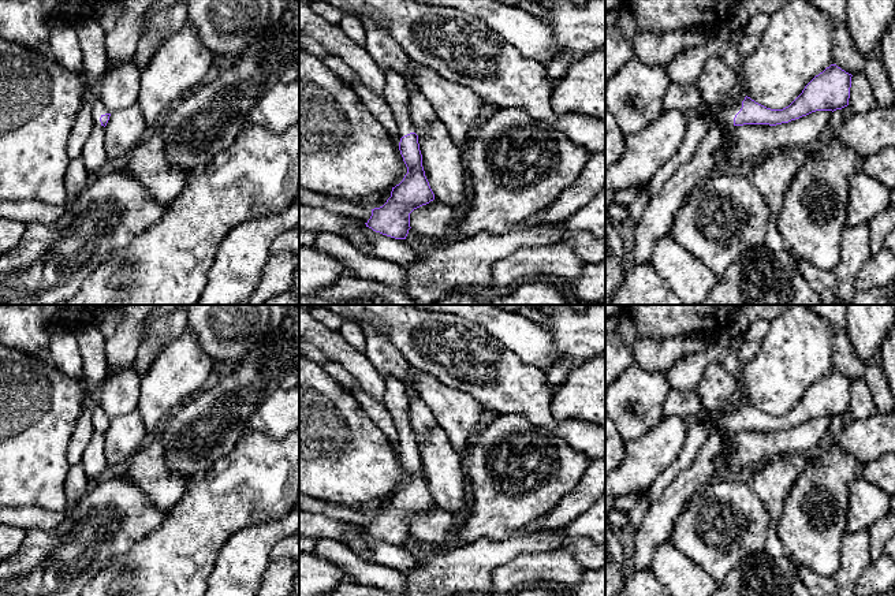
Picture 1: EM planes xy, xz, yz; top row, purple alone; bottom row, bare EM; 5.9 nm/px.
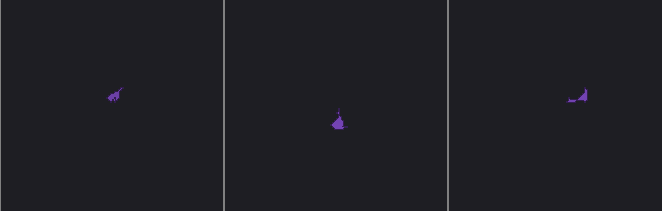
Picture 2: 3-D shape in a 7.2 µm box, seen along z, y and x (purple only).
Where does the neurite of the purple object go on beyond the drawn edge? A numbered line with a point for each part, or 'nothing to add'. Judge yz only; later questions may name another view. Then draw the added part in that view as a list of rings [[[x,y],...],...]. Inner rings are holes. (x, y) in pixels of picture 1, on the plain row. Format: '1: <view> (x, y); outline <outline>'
1: yz (724, 421); outline [[[735,409],[727,413],[723,413],[712,420],[712,431],[723,431],[734,433],[734,424],[741,417],[742,409]]]

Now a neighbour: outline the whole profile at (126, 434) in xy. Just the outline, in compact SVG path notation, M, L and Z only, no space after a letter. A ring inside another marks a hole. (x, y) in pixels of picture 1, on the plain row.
M137 410L111 420L105 432L108 465L126 463L145 443L148 432Z

